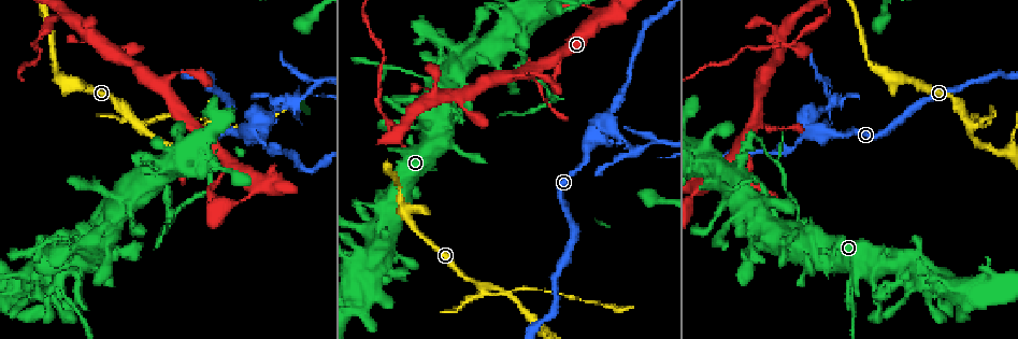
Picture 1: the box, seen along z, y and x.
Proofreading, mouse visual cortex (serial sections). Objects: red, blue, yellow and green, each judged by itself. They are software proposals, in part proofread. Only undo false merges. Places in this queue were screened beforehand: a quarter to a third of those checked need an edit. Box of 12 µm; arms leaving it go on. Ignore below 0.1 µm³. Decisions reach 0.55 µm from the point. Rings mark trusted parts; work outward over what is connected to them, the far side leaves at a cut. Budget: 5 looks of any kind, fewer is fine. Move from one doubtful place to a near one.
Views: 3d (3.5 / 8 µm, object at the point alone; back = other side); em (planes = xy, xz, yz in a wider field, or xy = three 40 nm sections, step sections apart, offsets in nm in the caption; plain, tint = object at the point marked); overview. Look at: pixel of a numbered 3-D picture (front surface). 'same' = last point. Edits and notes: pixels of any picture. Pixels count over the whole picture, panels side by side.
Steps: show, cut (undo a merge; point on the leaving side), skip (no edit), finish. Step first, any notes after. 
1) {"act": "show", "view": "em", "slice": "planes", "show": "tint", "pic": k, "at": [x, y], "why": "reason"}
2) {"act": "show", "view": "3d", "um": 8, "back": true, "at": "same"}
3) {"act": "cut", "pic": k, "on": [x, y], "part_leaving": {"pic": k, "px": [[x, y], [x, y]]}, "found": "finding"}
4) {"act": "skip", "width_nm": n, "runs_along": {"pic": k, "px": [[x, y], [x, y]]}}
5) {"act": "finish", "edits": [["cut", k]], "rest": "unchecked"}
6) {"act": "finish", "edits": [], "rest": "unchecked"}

{"act": "show", "view": "3d", "um": 3.5, "pic": 1, "at": [753, 136], "why": "abrupt turn"}

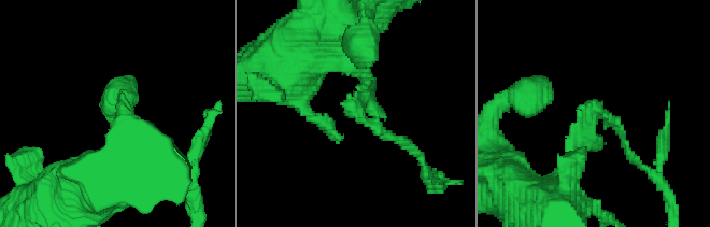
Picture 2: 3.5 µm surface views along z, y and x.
{"act": "show", "view": "em", "slice": "xy", "step": 3, "show": "tint", "pic": 2, "at": [358, 113], "arm_widths_nm": [150, 200], "why": "now the EM"}

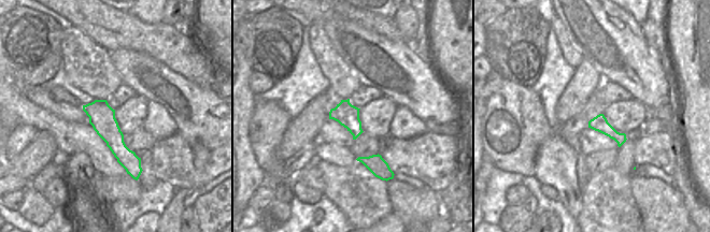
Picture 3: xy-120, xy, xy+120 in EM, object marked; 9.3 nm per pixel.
{"act": "skip", "runs_along": {"pic": 3, "px": [[85, 107], [109, 130], [136, 168]]}, "found": "one cell here"}

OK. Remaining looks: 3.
{"act": "show", "view": "3d", "um": 3.5, "pic": 1, "at": [402, 145], "why": "abrupt turn"}

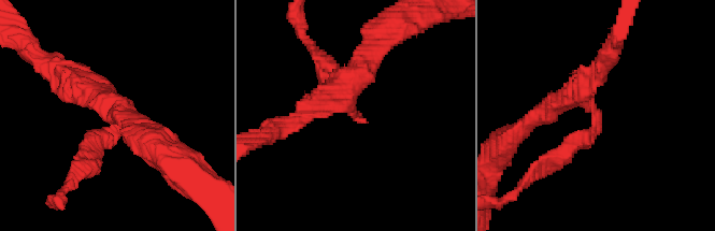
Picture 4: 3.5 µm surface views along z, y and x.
{"act": "show", "view": "em", "slice": "planes", "show": "tint", "pic": 4, "at": [353, 113], "arm_widths_nm": [200, 350], "why": "now the EM"}

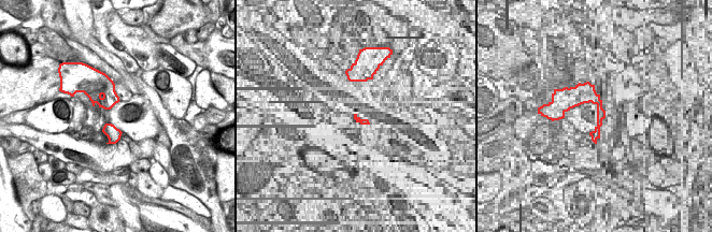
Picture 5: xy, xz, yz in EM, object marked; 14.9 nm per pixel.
{"act": "cut", "pic": 4, "on": [572, 143], "part_leaving": {"pic": 4, "px": [[592, 129], [520, 186]]}, "found": "a second cell is stuck on"}

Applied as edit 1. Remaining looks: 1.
{"act": "finish", "edits": [["cut", 4]], "rest": "unchecked"}

